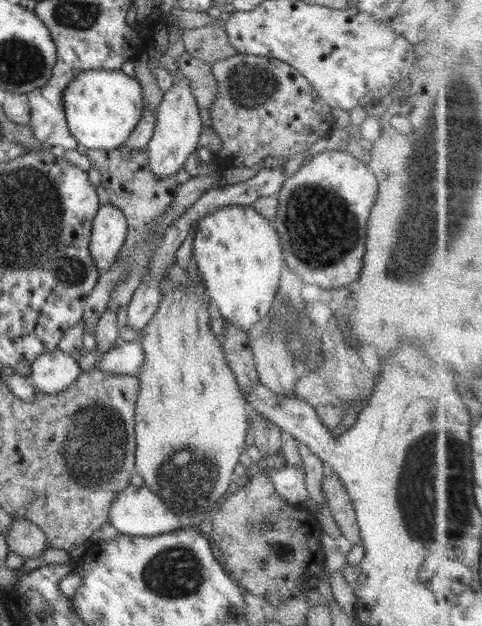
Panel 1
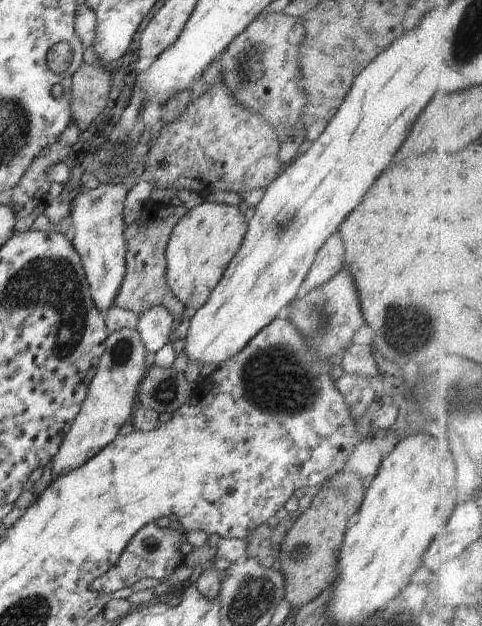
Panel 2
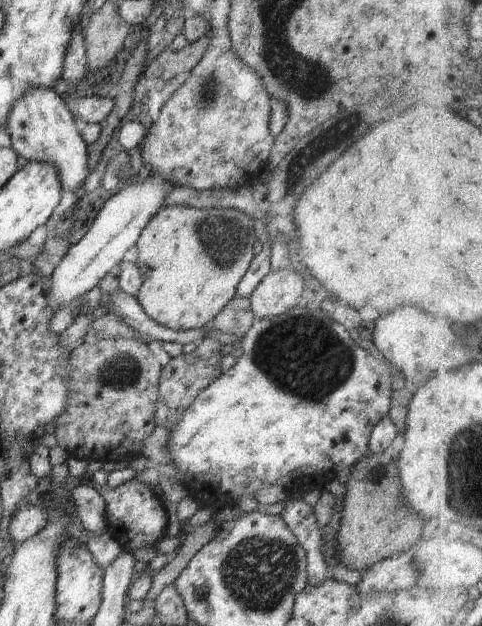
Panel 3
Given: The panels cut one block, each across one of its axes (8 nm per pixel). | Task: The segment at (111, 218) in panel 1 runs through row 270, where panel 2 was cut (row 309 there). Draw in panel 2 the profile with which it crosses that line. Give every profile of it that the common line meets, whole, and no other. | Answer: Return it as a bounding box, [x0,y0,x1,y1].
[70,184,130,312]

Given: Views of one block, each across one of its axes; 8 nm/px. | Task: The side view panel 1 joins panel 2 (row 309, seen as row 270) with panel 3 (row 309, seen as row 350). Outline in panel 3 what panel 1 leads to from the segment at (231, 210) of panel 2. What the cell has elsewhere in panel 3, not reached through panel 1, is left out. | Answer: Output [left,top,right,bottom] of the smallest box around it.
[136,206,257,331]

